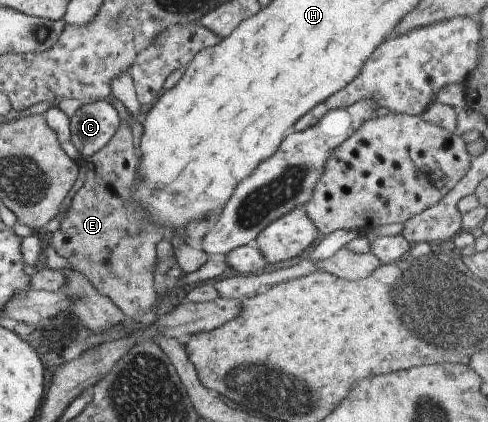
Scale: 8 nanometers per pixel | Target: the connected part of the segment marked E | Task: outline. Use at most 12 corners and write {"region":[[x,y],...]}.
{"region":[[119,125],[83,159],[49,239],[135,328],[155,319],[155,245]]}

